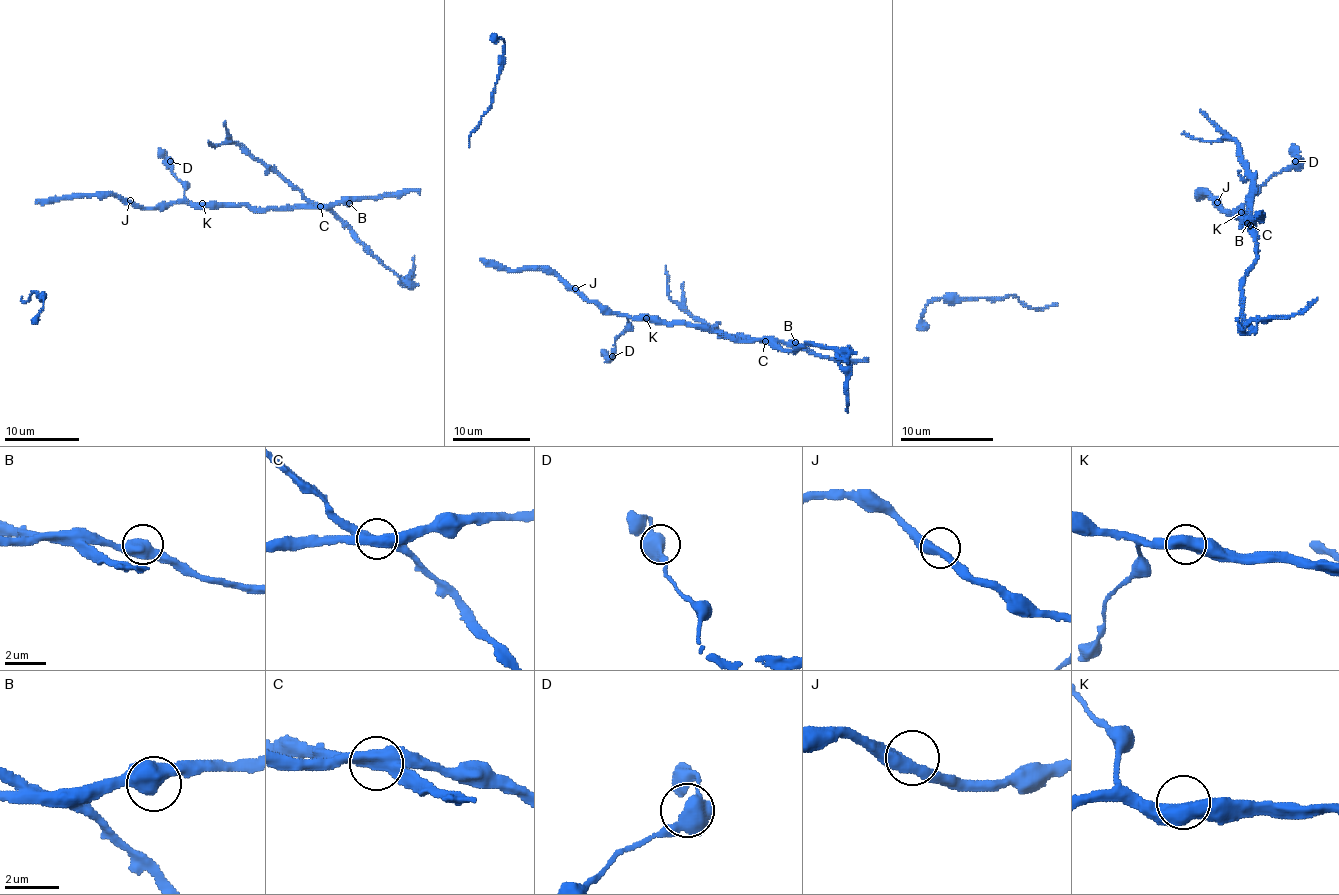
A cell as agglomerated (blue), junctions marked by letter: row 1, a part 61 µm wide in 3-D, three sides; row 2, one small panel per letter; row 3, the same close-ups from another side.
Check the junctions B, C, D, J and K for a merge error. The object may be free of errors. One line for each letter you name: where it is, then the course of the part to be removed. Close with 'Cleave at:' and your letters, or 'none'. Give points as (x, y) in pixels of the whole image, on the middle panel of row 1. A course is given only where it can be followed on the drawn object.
C: at (765, 341); foreign part runs (765, 340), (790, 352), (814, 344), (836, 347), (850, 365), (848, 412)
Cleave at: C

